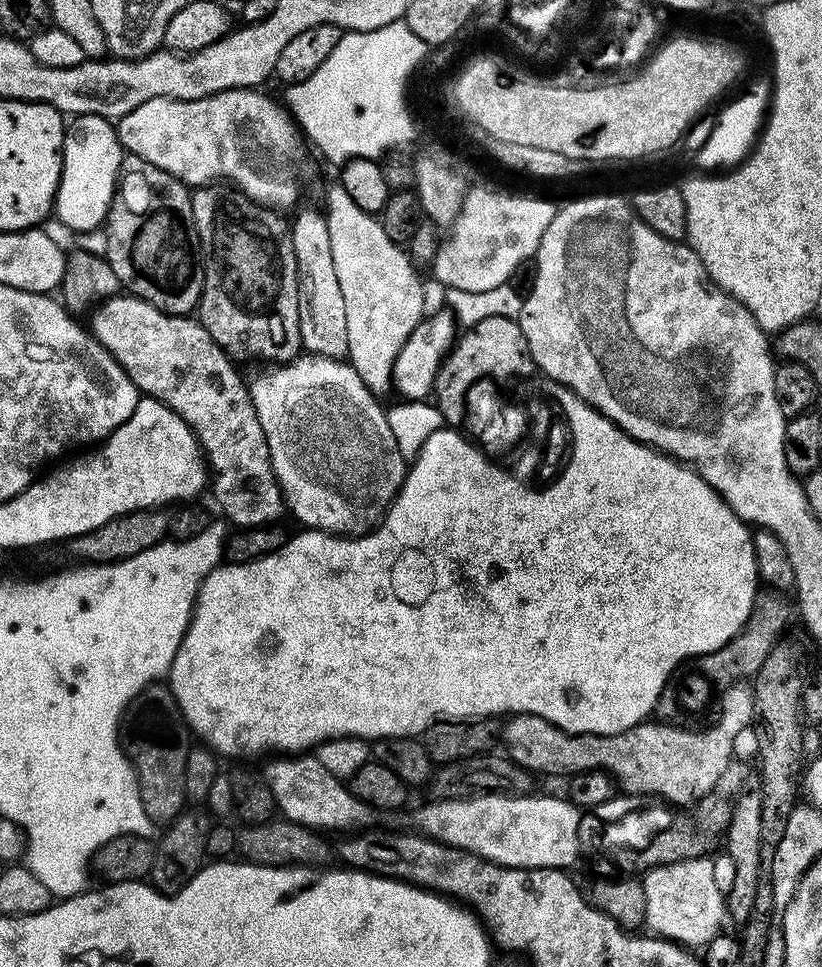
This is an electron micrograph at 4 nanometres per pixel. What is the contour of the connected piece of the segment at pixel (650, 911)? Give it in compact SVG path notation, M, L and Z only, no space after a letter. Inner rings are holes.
M699 858L693 860L682 860L672 865L658 865L645 871L642 883L646 890L646 914L644 915L647 927L655 935L665 939L673 940L675 944L683 944L689 950L703 949L715 936L721 935L723 924L726 924L725 895L718 890L714 882L714 866L712 860Z

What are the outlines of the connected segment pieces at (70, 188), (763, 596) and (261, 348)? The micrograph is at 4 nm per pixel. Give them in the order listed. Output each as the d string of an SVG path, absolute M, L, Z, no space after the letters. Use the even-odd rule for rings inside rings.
M77 116L67 125L64 134L64 169L60 175L60 185L56 191L54 205L55 219L60 219L68 228L76 232L88 232L105 223L112 198L116 195L116 185L124 166L126 153L120 144L117 125L104 116Z
M777 590L765 591L761 591L757 595L756 607L753 608L748 621L744 623L744 629L734 639L726 642L726 646L708 652L705 656L695 657L691 661L700 674L714 676L714 678L720 678L720 674L722 674L729 680L726 682L726 688L731 688L737 682L747 681L744 680L747 676L748 679L755 677L756 673L760 671L762 662L766 662L773 644L781 639L780 631L788 624L788 604L784 601L785 593Z
M228 182L201 184L197 187L192 192L192 213L194 214L196 237L200 239L200 255L204 257L204 289L198 305L198 319L202 327L208 331L210 338L214 338L217 346L224 349L233 358L253 356L256 360L272 360L268 362L276 366L286 364L289 360L295 360L302 352L300 327L298 326L298 298L300 295L298 294L298 266L294 258L294 242L289 221L283 220L280 217L283 215L277 209L252 200L246 193Z

